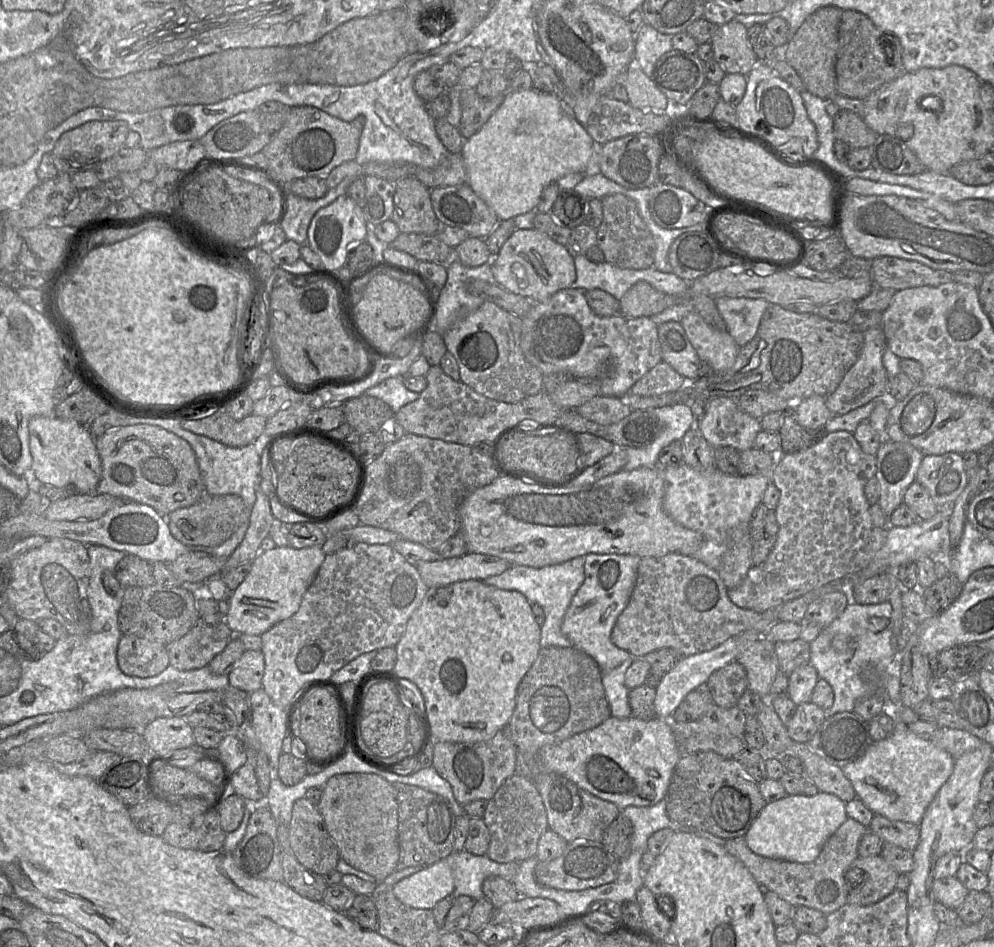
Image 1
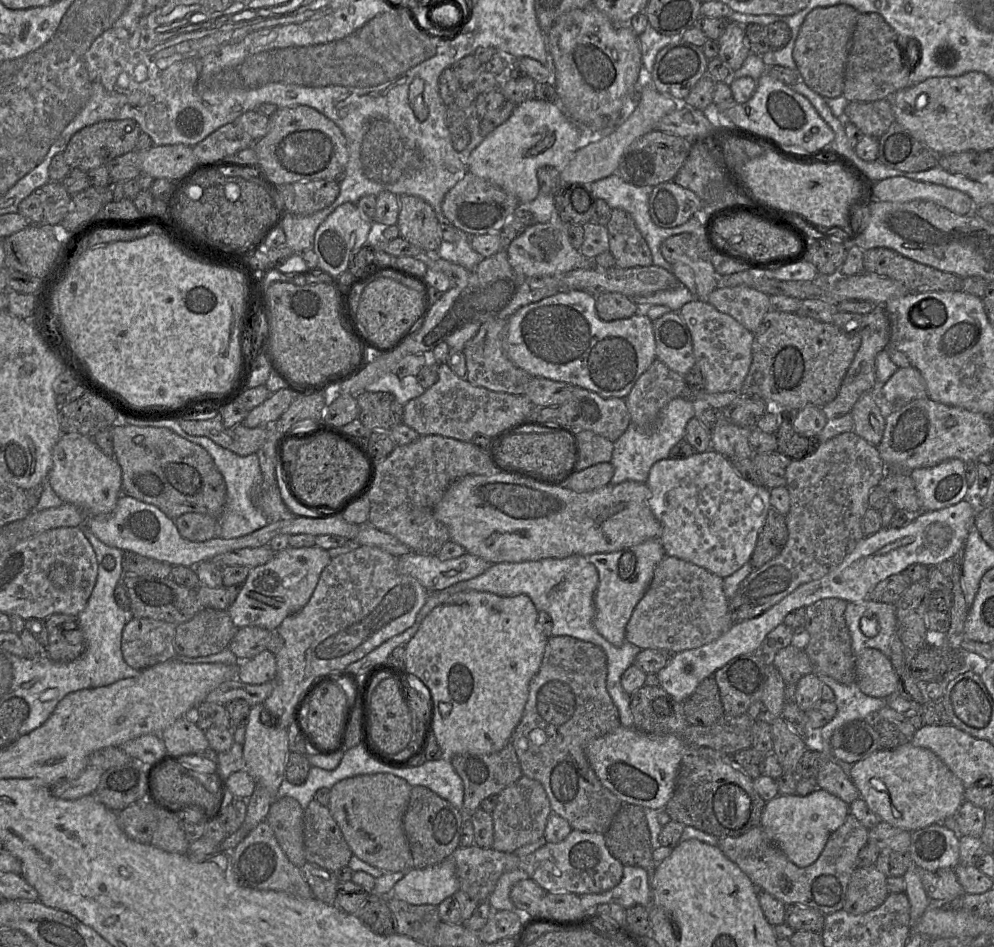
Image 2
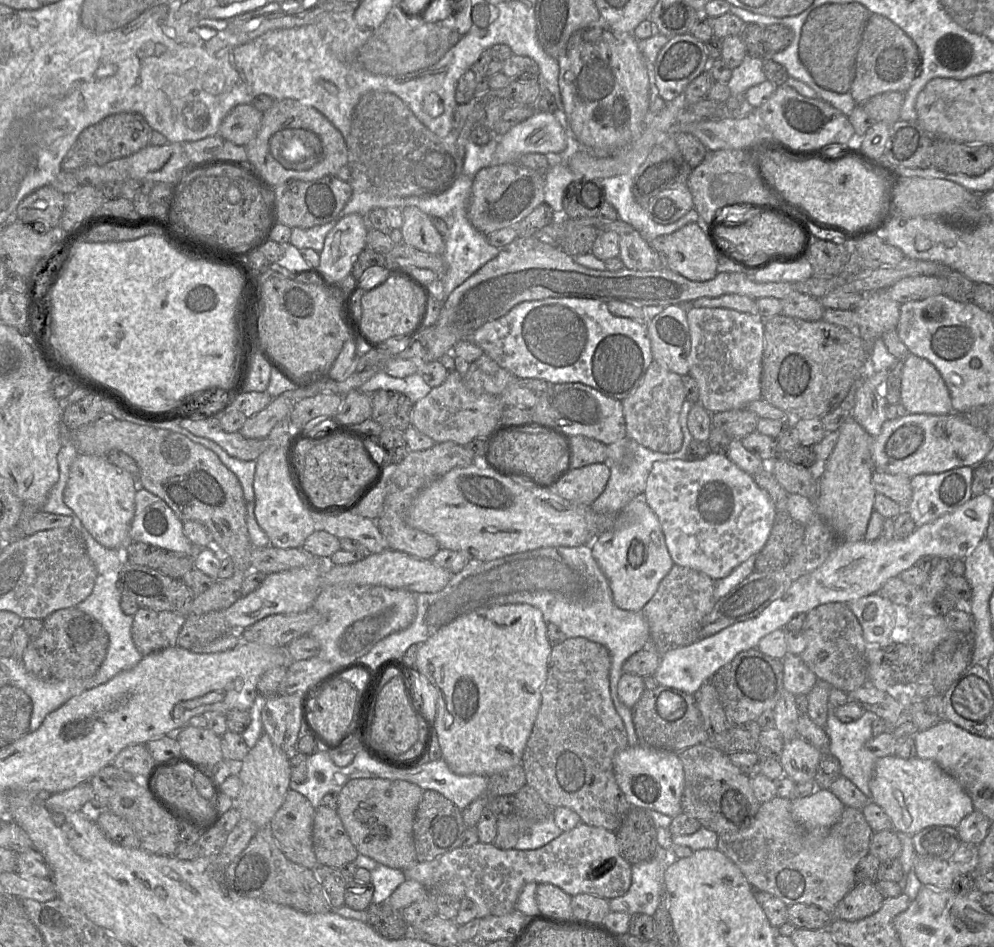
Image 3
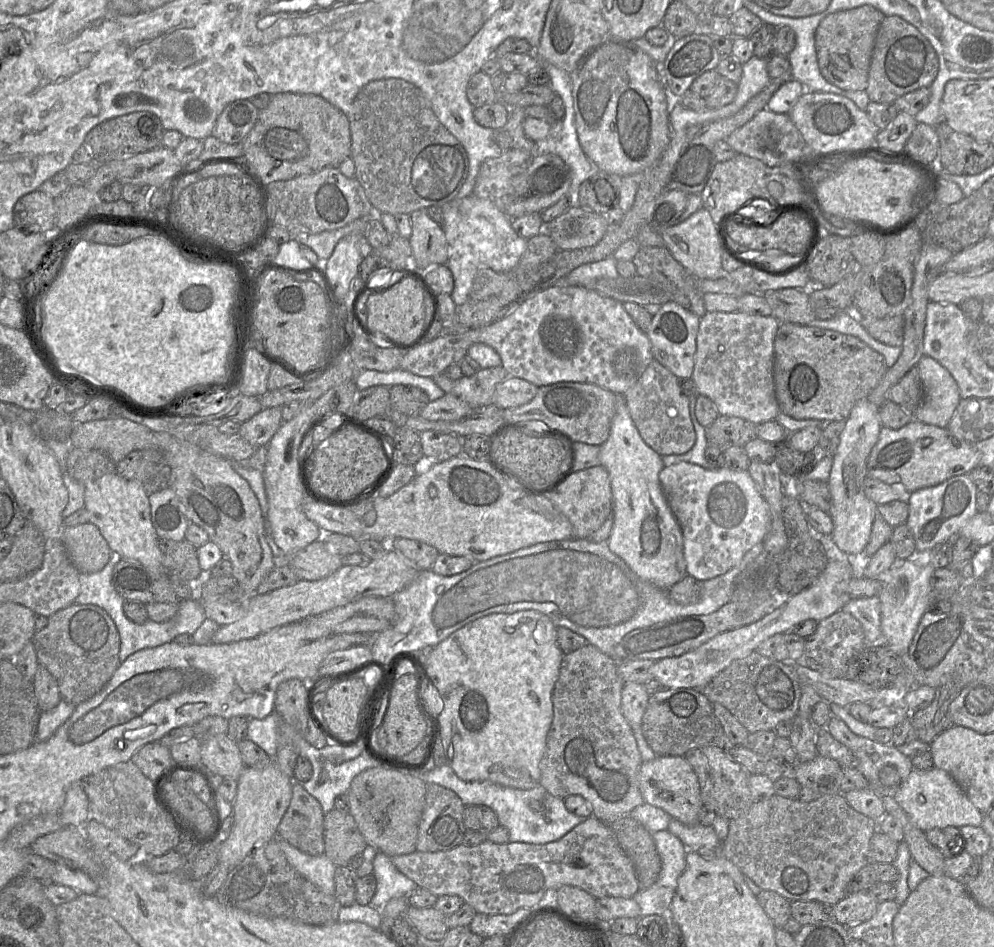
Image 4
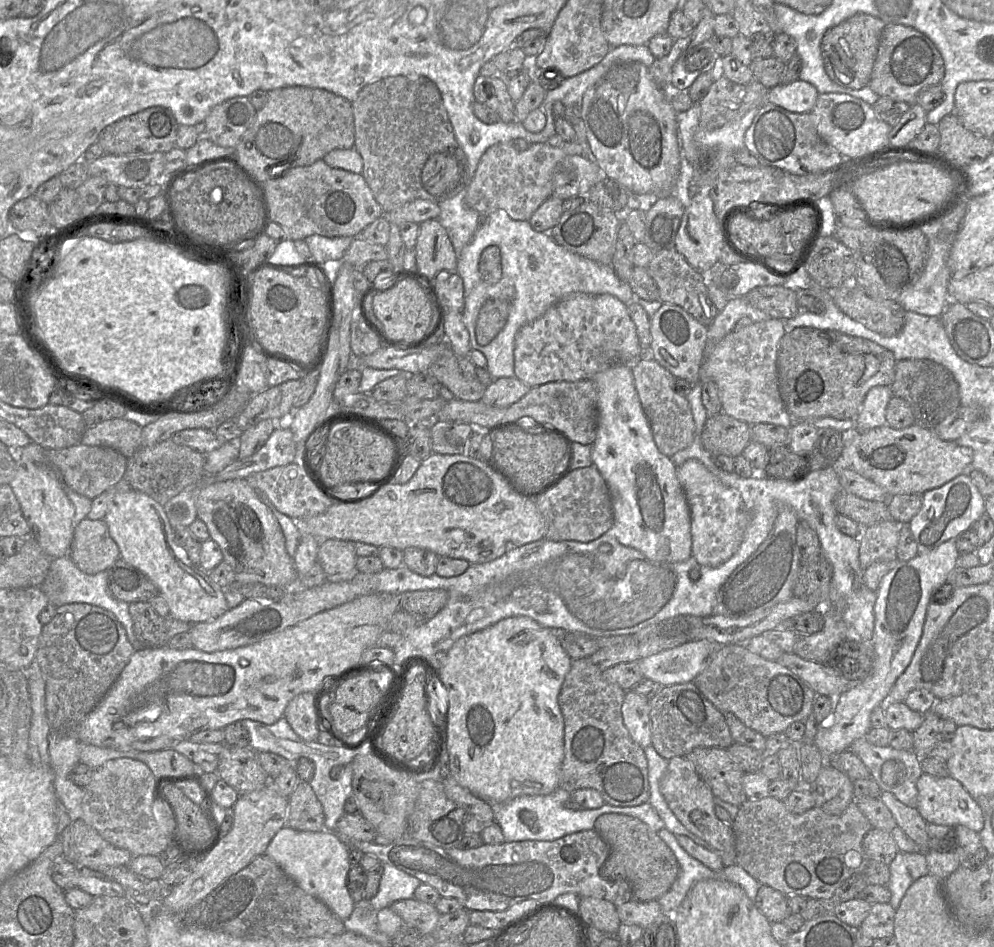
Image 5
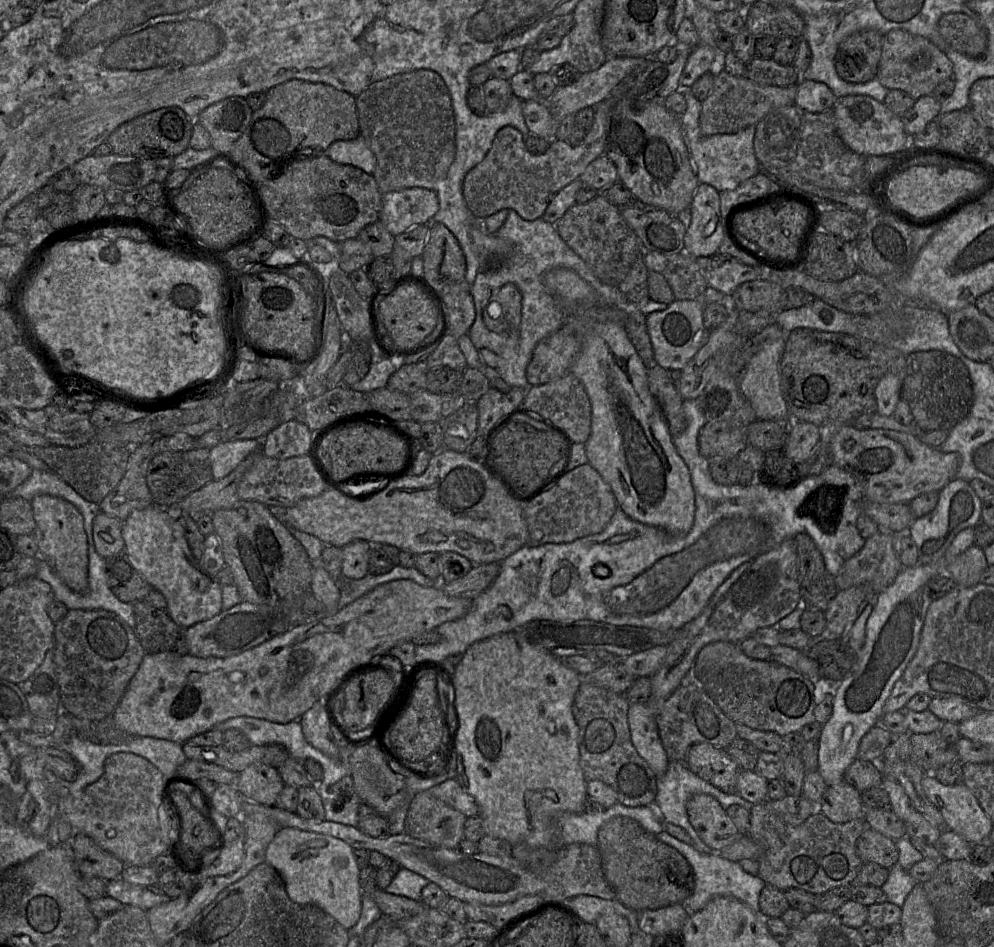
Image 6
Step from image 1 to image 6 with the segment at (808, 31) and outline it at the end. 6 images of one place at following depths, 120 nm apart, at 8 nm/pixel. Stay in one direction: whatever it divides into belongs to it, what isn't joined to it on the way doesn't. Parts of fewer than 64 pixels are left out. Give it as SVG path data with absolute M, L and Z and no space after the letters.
M861 30L845 38L838 46L835 69L846 82L865 83L877 77L883 35L875 30Z

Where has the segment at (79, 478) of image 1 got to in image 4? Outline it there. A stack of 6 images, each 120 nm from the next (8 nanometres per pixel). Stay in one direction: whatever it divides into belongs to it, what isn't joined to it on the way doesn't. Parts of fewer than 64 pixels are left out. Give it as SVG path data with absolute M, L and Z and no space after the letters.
M115 472L85 486L83 507L89 523L97 526L112 552L117 553L119 558L137 560L154 573L170 574L163 564L148 496L140 483L127 480Z

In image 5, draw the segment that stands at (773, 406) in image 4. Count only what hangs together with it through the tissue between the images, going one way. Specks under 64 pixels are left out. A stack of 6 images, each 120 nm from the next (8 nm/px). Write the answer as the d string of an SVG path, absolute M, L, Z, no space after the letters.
M768 318L729 333L705 357L699 370L699 382L712 381L717 385L722 412L749 425L793 425L795 420L784 406L778 385L777 352L784 334L783 321Z

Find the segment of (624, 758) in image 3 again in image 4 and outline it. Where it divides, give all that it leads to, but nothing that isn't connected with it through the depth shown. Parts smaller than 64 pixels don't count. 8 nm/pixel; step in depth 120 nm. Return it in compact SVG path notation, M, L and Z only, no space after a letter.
M657 756L651 761L642 762L639 770L639 789L647 804L664 810L672 818L688 826L699 824L699 814L703 809L700 785L697 774L684 756Z

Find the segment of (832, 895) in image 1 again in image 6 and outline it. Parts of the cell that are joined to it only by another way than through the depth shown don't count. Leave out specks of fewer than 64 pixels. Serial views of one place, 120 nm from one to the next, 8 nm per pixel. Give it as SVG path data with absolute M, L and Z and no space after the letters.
M764 801L750 807L750 827L747 834L766 843L766 851L758 859L758 875L766 883L783 892L788 888L799 888L822 894L853 882L859 873L864 861L857 852L856 841L866 827L864 817L835 823L818 808L800 825L791 825L770 811L768 801Z

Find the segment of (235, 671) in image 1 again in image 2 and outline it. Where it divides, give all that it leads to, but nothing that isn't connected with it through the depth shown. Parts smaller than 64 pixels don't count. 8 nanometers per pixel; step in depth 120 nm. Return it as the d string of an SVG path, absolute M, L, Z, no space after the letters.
M264 650L250 660L239 662L237 679L246 684L263 684L276 676L274 653Z

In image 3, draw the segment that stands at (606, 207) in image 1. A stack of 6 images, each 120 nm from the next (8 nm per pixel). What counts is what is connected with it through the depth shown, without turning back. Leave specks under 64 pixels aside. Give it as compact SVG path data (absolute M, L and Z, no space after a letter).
M636 231L619 234L619 255L625 268L649 271L667 268L661 254L651 248Z

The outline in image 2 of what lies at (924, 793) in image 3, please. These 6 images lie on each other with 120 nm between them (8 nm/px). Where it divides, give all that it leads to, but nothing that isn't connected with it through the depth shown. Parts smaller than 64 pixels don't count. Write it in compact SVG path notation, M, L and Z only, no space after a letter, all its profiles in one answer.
M912 741L891 750L880 748L868 758L852 764L849 778L856 786L859 798L865 801L881 821L909 832L956 817L965 801L962 780L956 777L935 753L927 748L915 746Z

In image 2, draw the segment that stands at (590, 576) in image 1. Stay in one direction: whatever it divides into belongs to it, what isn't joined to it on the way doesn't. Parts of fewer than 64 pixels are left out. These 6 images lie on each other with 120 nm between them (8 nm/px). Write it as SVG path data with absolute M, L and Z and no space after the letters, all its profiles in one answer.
M659 539L611 553L595 553L588 561L596 568L598 585L594 594L593 626L610 644L620 647L625 642L625 628L634 608L644 596L656 566L666 556Z

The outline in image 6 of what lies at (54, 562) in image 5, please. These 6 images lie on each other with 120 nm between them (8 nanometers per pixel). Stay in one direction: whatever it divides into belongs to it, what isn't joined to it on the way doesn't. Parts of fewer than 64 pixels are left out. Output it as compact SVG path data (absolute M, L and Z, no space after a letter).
M88 544L88 581L89 587L85 593L76 593L71 590L52 570L49 564L39 557L35 577L48 583L53 591L55 600L62 602L68 610L107 610L118 615L130 628L135 628L135 618L132 603L120 601L111 591L107 583L106 562L95 546Z

